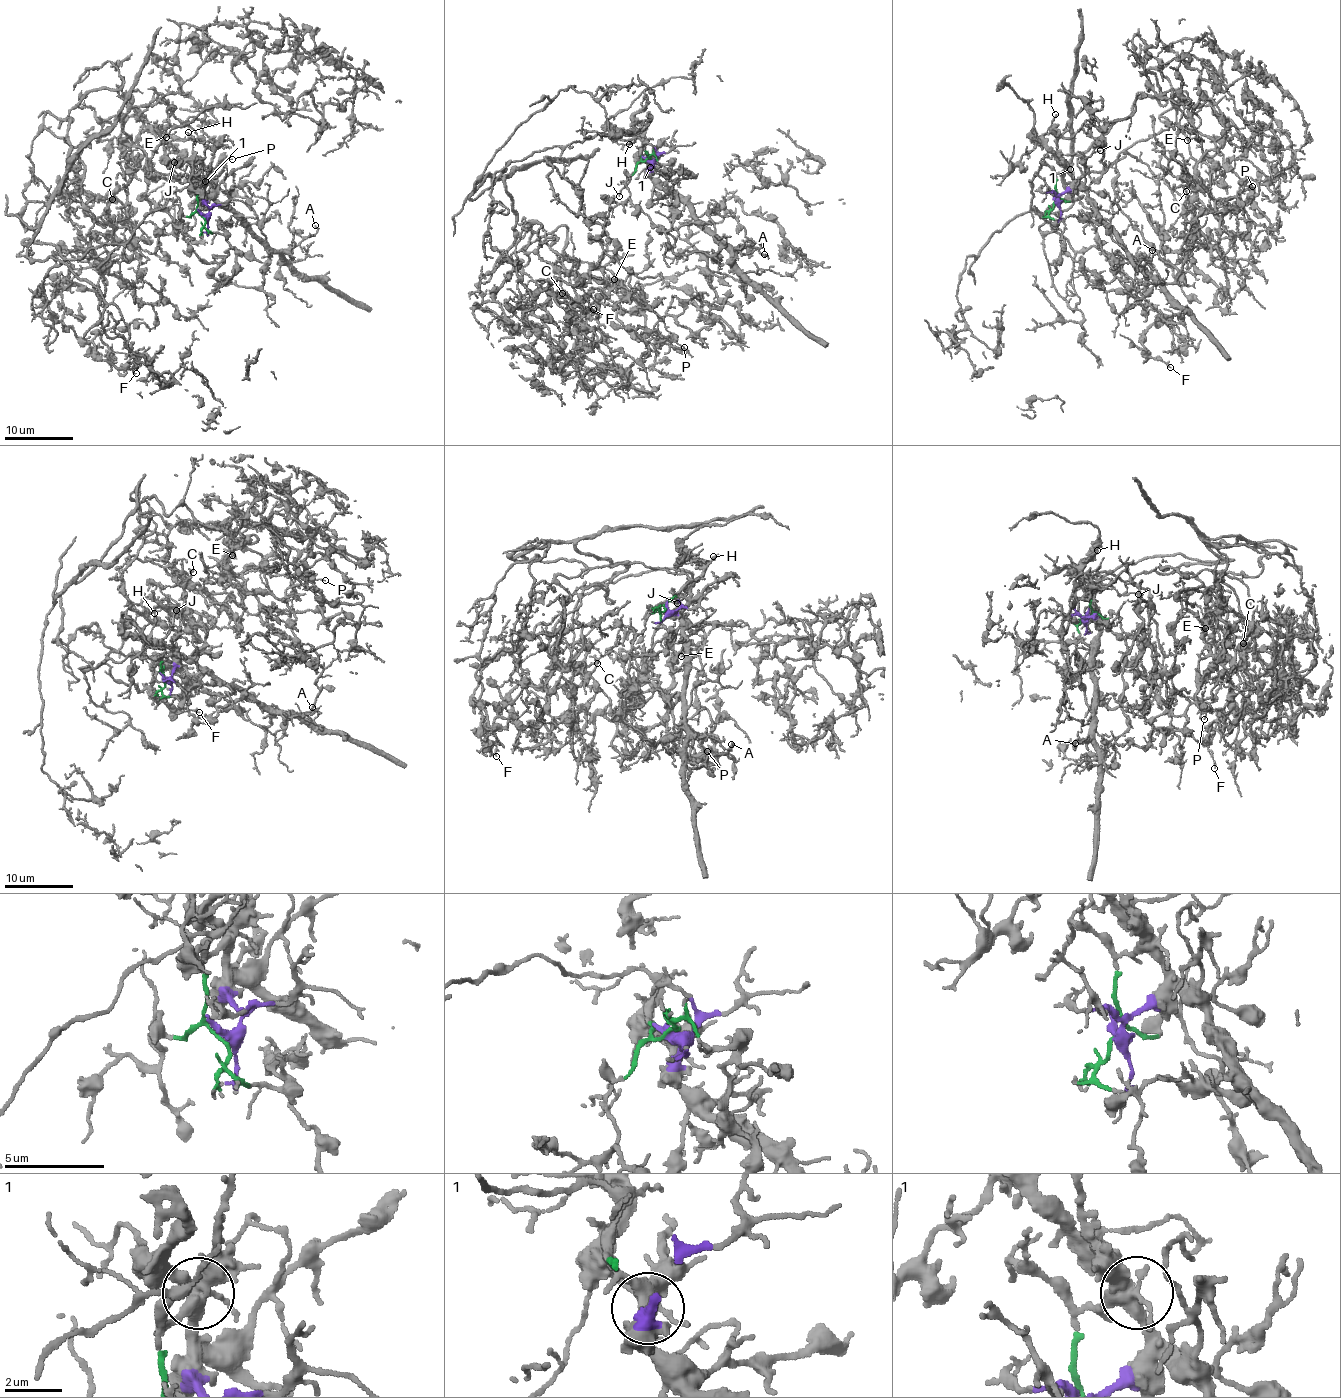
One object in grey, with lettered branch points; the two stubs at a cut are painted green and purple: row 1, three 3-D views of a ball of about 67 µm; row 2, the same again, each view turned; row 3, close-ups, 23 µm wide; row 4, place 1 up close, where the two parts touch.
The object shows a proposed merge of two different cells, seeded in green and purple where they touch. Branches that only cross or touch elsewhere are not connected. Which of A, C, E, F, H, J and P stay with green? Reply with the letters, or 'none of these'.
C, E, F, P

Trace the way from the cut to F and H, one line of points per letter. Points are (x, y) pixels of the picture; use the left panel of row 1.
F: (201, 215), (200, 182), (191, 181), (125, 242), (65, 258), (43, 292), (40, 283), (62, 329), (137, 373)
H: (203, 215), (209, 210), (205, 179), (197, 173), (201, 160), (195, 152), (193, 138), (187, 132)

